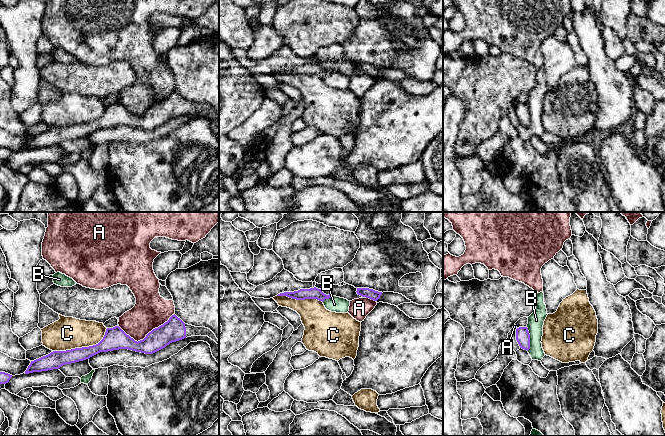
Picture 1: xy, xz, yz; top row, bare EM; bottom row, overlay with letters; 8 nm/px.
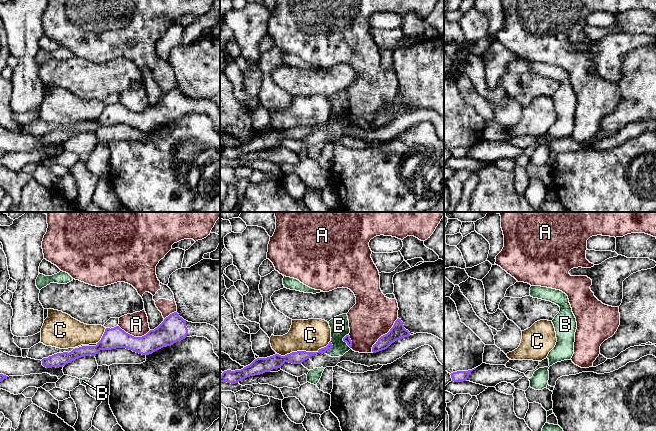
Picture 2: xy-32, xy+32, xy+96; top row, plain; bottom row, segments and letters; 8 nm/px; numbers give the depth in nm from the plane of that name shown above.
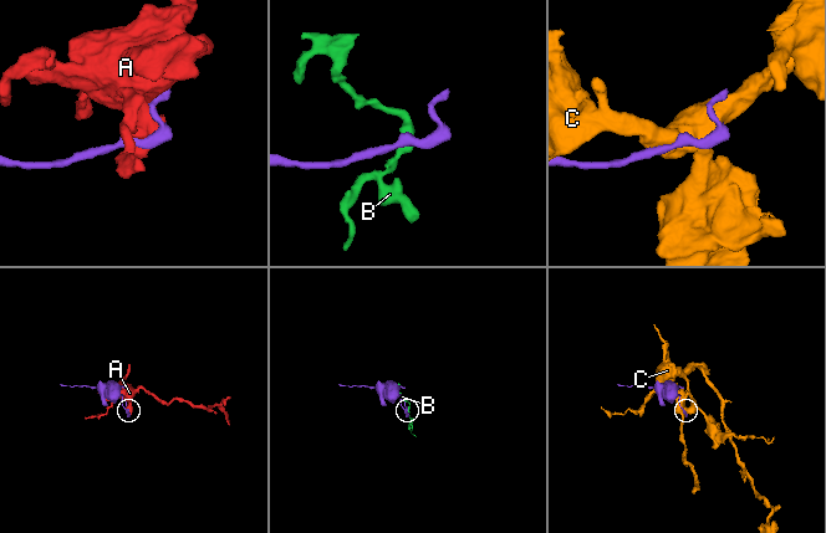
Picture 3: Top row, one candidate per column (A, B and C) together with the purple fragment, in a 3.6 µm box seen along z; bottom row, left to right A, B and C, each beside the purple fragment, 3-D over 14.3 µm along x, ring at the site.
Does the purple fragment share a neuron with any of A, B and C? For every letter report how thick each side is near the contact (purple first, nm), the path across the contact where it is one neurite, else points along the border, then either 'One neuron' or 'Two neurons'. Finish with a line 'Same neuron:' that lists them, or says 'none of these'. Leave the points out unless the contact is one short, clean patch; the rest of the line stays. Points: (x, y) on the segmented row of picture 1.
A: Thickness 180 nm (purple) against 280 nm. Two neurons
B: Thickness 110 nm (purple) against 130 nm. Boundary: yz (526, 327), (529, 333), (528, 350). Two neurons
C: Thickness 160 nm (purple) against 260 nm. Two neurons
Same neuron: none of these

